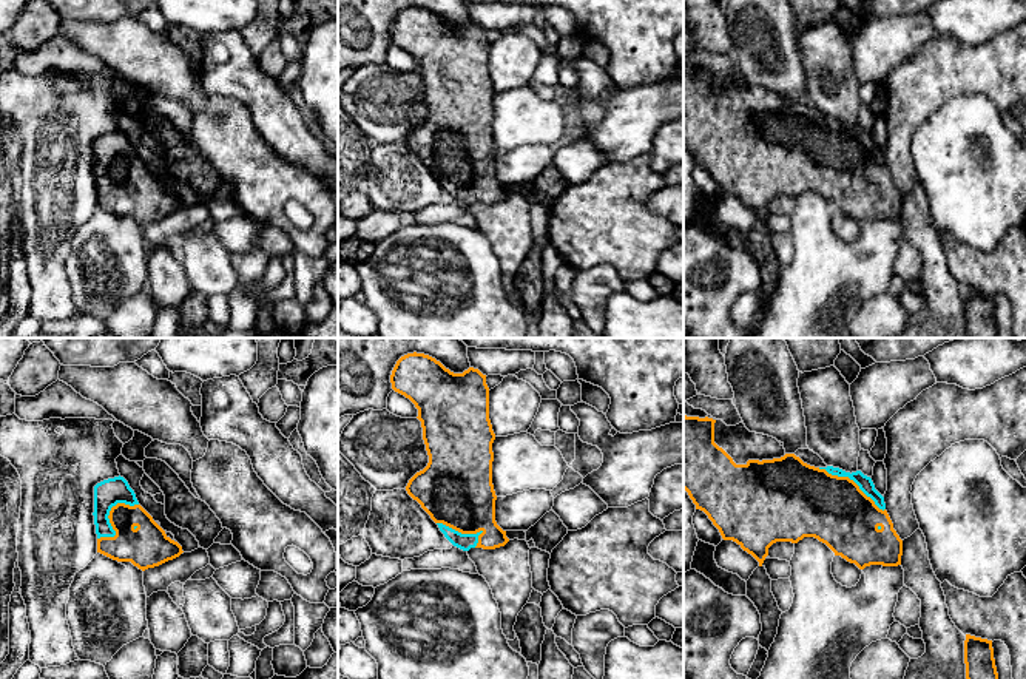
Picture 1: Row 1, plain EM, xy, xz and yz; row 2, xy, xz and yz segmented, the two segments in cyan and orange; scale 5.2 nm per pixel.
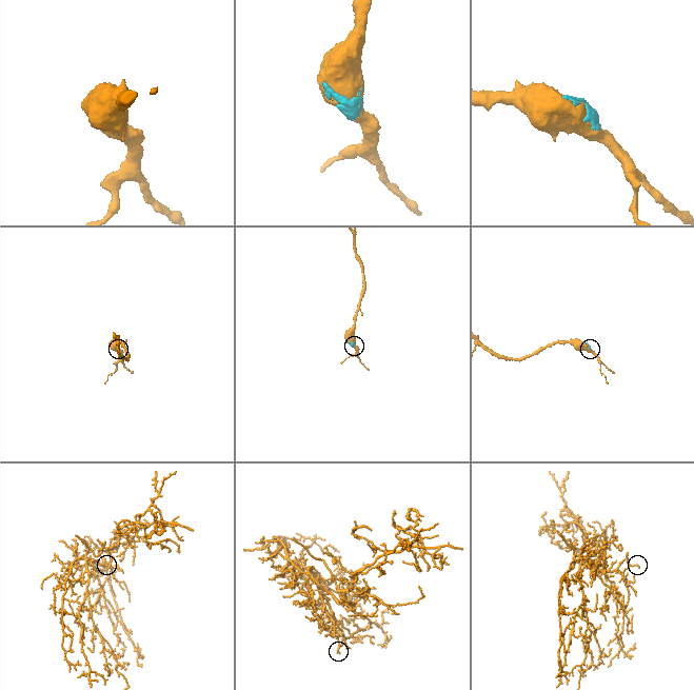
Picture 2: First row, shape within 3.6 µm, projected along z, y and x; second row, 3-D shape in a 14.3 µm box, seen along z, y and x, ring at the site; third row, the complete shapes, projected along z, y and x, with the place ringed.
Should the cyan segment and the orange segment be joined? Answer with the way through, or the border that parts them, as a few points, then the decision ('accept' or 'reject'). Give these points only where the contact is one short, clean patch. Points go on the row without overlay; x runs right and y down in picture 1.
accept

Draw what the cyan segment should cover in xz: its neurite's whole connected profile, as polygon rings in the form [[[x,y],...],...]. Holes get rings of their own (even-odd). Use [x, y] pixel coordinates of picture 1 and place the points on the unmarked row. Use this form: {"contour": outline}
{"contour": [[[424,8],[401,11],[392,43],[418,63],[427,120],[407,137],[407,148],[457,202],[495,204],[509,193],[495,176],[489,42],[486,29],[469,22],[454,28]]]}

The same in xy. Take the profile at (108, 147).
{"contour": [[[120,130],[94,140],[93,170],[97,207],[113,215],[131,216],[145,225],[184,207],[139,159],[134,145]]]}

